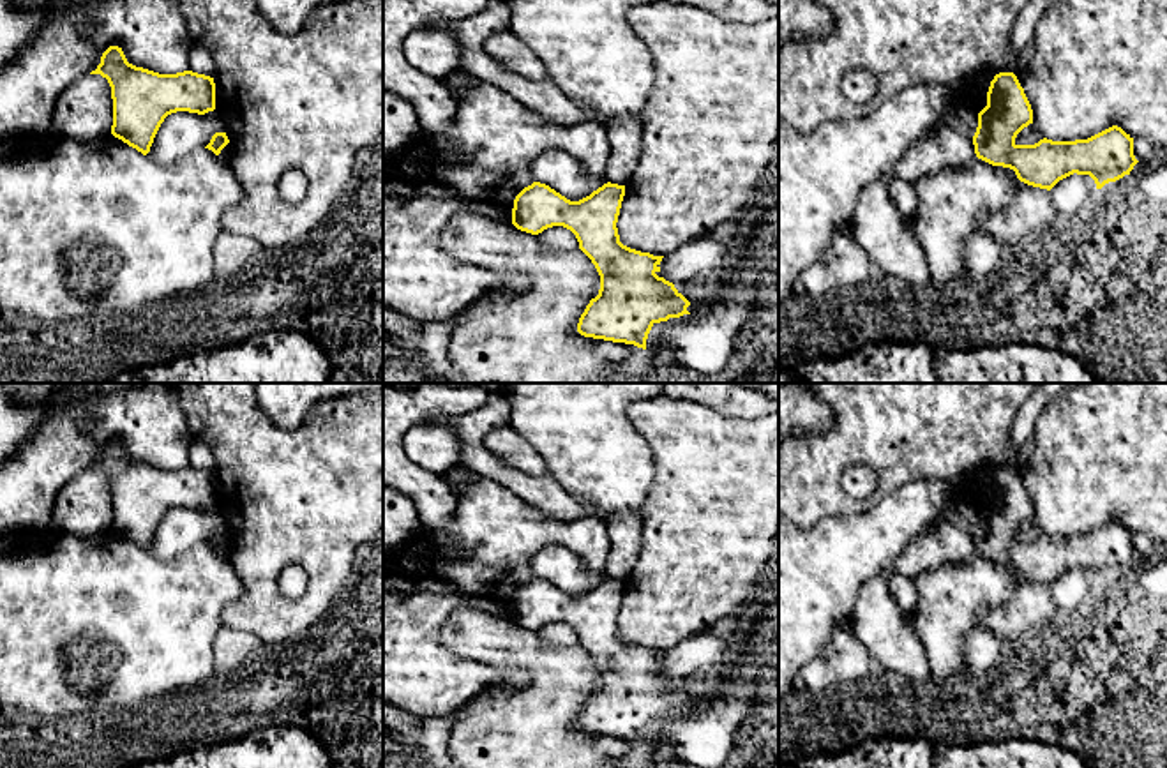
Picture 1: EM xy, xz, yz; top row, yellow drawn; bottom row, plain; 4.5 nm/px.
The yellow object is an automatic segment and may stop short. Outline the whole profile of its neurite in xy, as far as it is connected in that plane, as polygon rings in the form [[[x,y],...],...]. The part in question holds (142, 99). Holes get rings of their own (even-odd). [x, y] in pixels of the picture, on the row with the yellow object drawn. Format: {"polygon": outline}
{"polygon": [[[109,46],[90,74],[101,74],[111,87],[111,134],[143,155],[150,152],[168,115],[177,111],[205,115],[215,109],[214,78],[192,71],[159,74],[136,67],[118,46]]]}

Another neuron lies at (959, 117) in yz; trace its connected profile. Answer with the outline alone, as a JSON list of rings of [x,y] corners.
[[[962,102],[948,104],[941,113],[941,120],[967,138],[973,138],[978,127],[978,113]]]

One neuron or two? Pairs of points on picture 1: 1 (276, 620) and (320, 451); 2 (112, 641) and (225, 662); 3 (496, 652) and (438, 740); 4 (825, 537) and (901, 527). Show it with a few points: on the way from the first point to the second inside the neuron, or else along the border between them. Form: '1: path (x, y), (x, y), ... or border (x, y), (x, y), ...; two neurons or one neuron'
1: path (265, 578), (265, 535), (271, 525), (302, 493); one neuron
2: border (223, 627), (214, 641), (214, 670); two neurons
3: border (451, 714), (452, 726), (447, 749); two neurons
4: path (844, 537), (876, 537), (881, 534); one neuron

